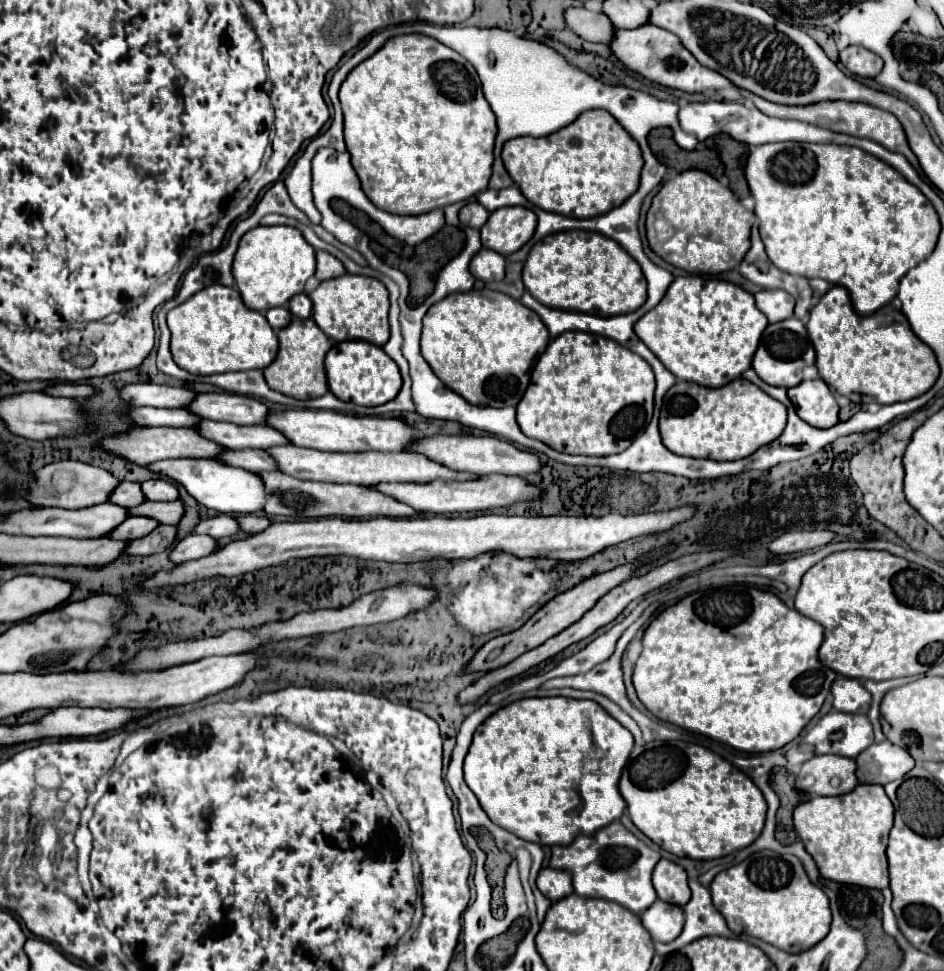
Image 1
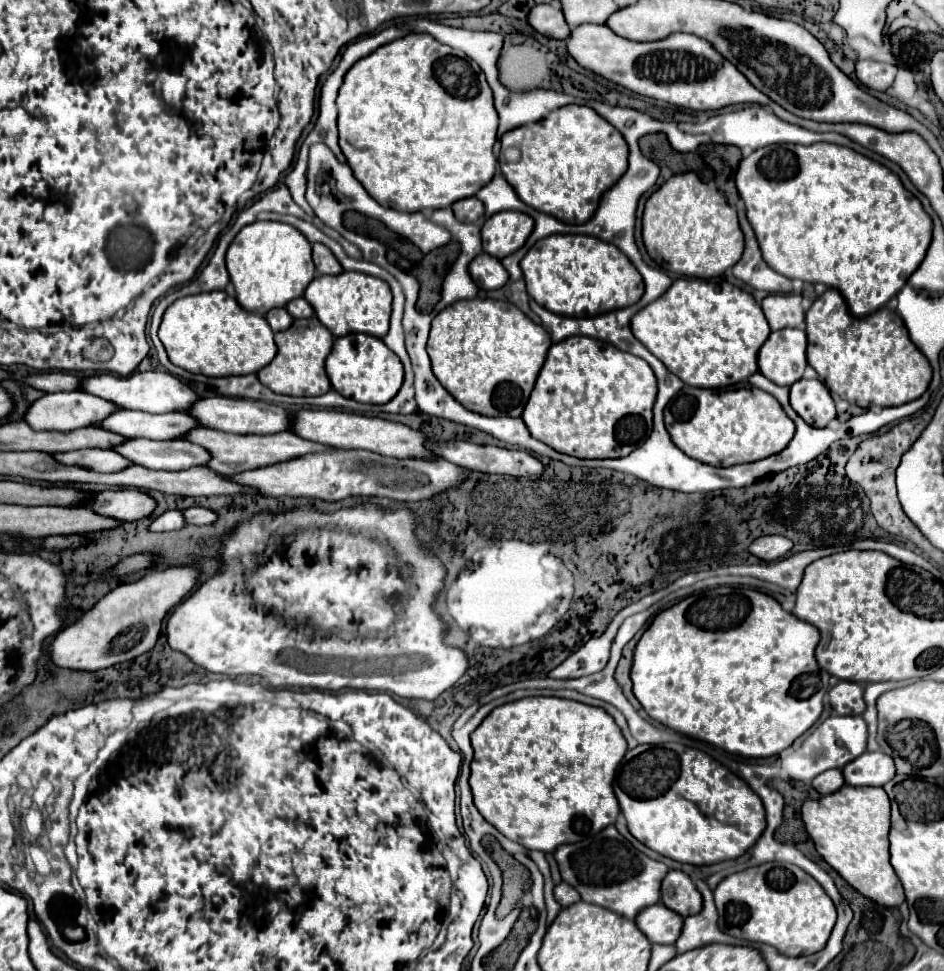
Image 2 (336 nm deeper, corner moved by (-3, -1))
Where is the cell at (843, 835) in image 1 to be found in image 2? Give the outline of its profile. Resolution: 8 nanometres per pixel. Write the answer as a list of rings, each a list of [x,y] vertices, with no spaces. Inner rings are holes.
[[[843,786],[819,800],[801,806],[801,820],[823,860],[855,890],[883,906],[899,906],[905,900],[903,884],[889,864],[889,798],[883,788]]]

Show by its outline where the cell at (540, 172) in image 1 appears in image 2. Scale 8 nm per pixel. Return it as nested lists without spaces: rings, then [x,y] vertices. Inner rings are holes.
[[[569,104],[555,112],[549,112],[541,122],[527,124],[527,126],[507,132],[501,138],[501,152],[511,146],[519,148],[521,158],[517,162],[505,162],[503,154],[499,156],[499,166],[501,166],[505,180],[513,186],[517,196],[527,206],[531,206],[543,214],[549,214],[561,222],[567,222],[567,224],[585,224],[587,220],[591,220],[601,196],[609,188],[613,188],[613,184],[627,172],[629,148],[627,148],[625,138],[603,116],[599,116],[589,106]]]

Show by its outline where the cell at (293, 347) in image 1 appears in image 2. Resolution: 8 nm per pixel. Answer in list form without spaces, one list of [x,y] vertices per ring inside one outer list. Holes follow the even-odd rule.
[[[313,316],[307,320],[295,320],[289,330],[275,334],[277,356],[271,364],[257,372],[261,384],[277,394],[287,396],[321,396],[331,390],[331,382],[325,374],[325,358],[331,352],[333,336],[331,332]]]

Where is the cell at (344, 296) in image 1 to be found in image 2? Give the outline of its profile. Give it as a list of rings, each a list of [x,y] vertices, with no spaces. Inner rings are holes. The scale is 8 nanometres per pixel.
[[[341,272],[337,276],[317,276],[307,286],[305,300],[315,310],[315,316],[321,320],[329,332],[339,338],[347,334],[369,334],[375,338],[385,338],[389,332],[389,314],[391,314],[391,290],[381,278],[361,274],[361,272]]]

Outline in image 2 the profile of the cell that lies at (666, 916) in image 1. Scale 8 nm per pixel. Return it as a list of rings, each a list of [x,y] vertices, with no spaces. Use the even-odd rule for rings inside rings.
[[[655,904],[643,908],[635,922],[653,944],[675,944],[681,934],[683,918],[677,916],[677,912],[669,912],[663,904]]]

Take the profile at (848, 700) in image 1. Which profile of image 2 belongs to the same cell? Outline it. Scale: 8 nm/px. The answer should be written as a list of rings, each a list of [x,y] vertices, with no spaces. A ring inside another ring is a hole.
[[[839,682],[835,688],[829,690],[831,708],[845,716],[845,714],[863,714],[865,700],[863,700],[863,684],[857,682]]]

